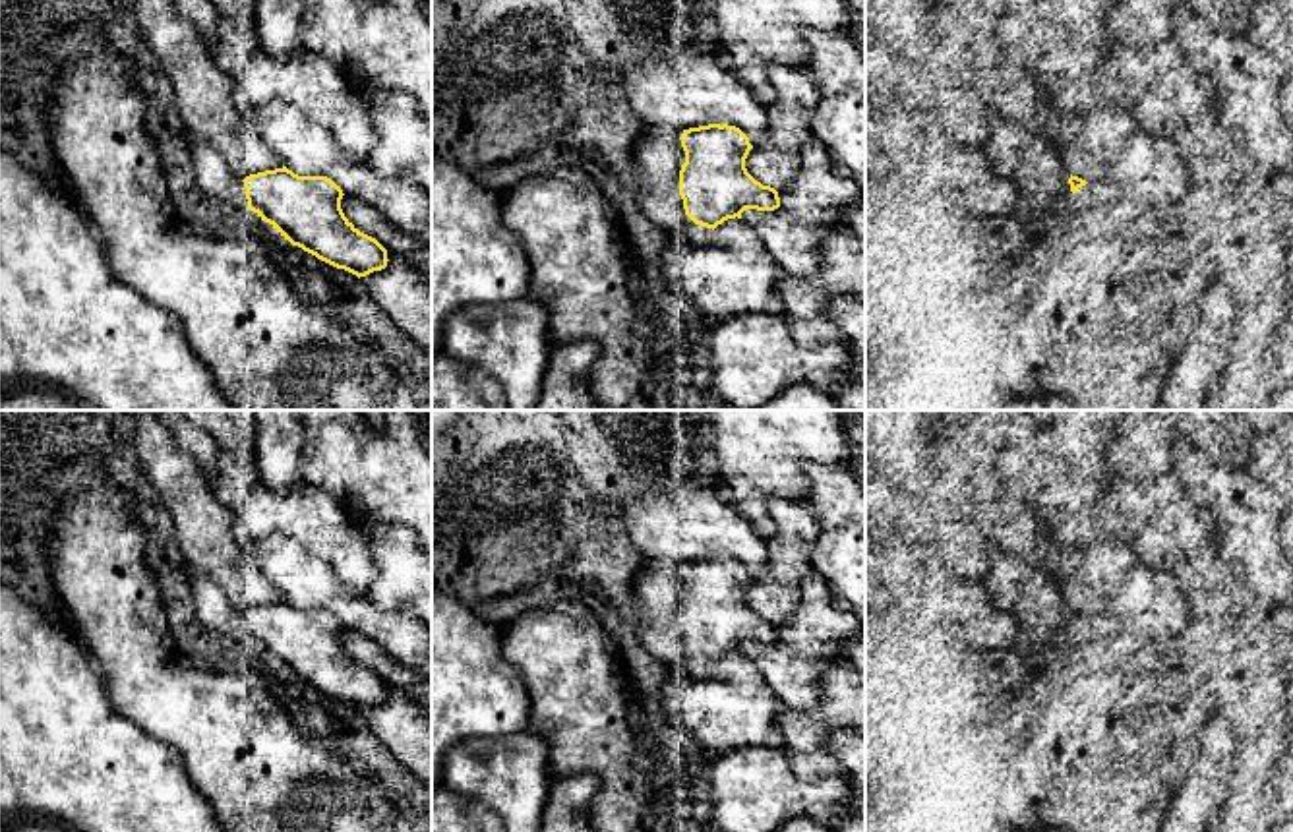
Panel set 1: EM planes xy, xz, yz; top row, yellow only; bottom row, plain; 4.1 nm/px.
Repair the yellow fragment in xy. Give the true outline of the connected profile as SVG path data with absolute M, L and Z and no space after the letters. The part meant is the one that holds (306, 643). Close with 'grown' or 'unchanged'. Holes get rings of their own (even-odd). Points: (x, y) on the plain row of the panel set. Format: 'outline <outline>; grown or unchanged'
outline M195 573L190 590L205 631L236 646L254 644L292 679L358 712L387 700L387 683L345 650L345 627L331 611L298 609L283 600L242 613L215 580Z; grown

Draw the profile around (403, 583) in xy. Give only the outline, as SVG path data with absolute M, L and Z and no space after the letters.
M362 522L377 577L368 600L385 611L406 611L432 629L432 553L397 524Z

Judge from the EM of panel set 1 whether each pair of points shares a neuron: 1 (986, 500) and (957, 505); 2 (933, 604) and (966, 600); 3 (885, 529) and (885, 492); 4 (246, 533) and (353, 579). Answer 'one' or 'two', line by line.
1: one
2: one
3: one
4: one

